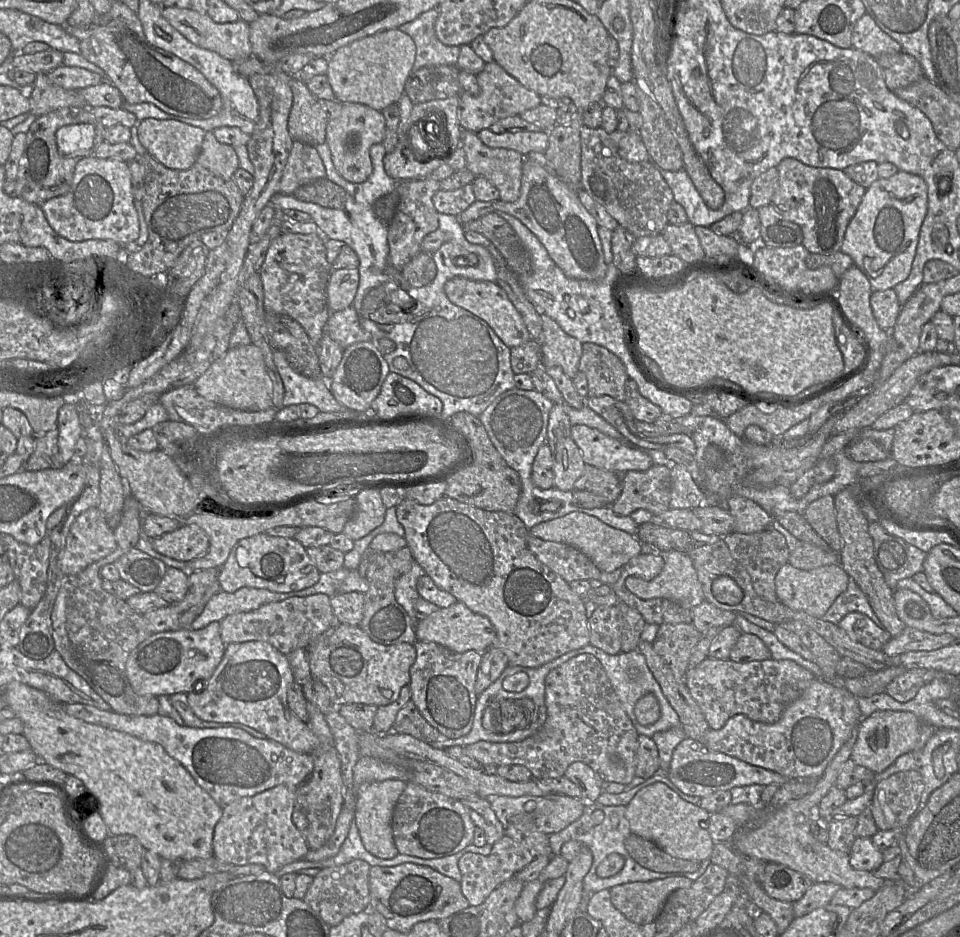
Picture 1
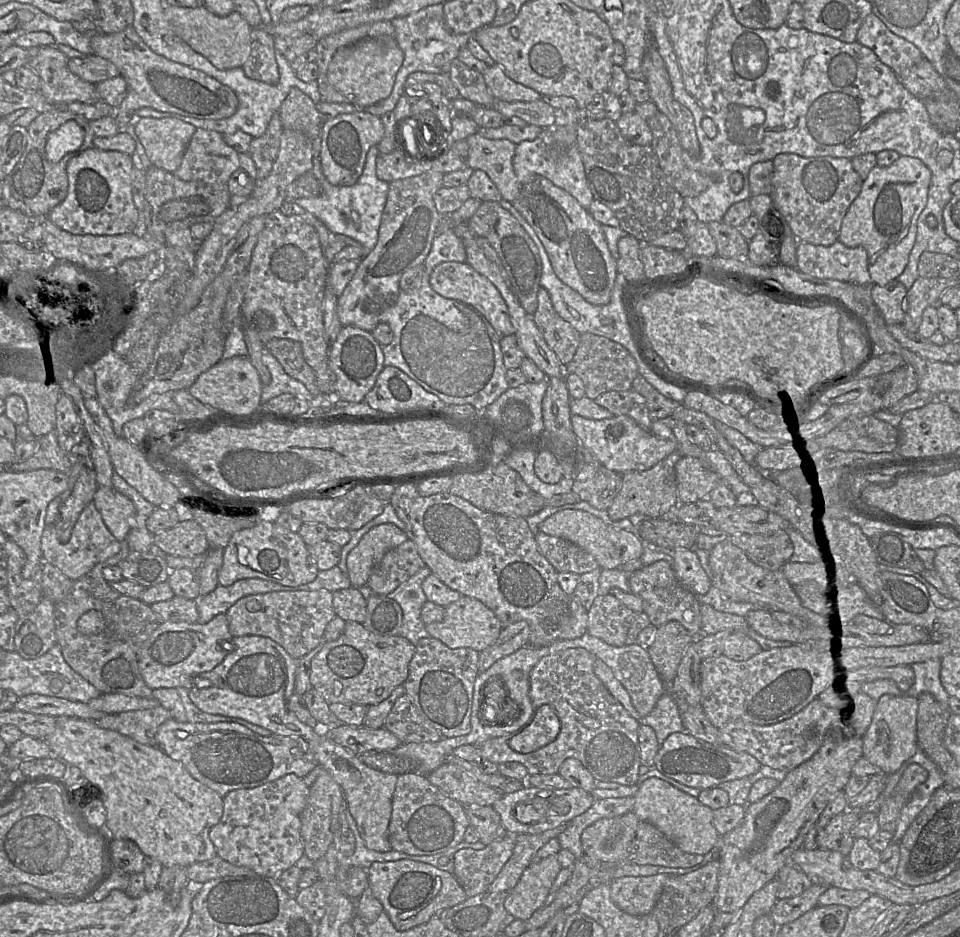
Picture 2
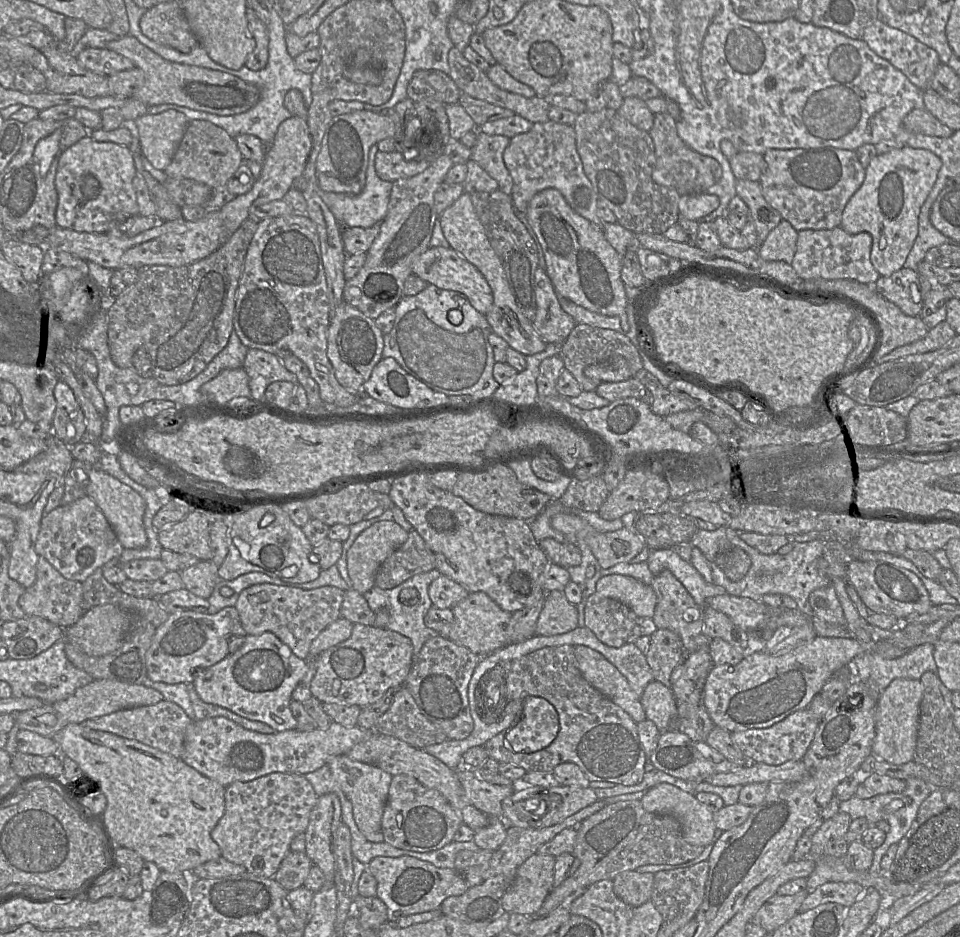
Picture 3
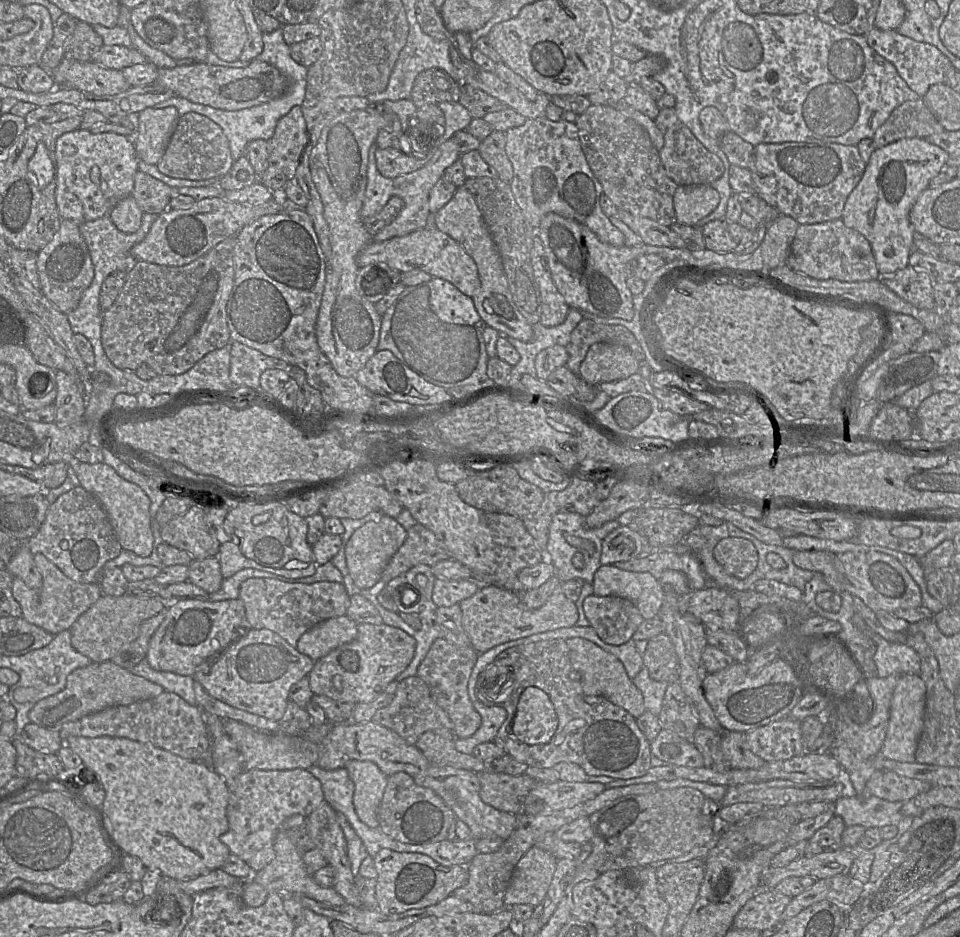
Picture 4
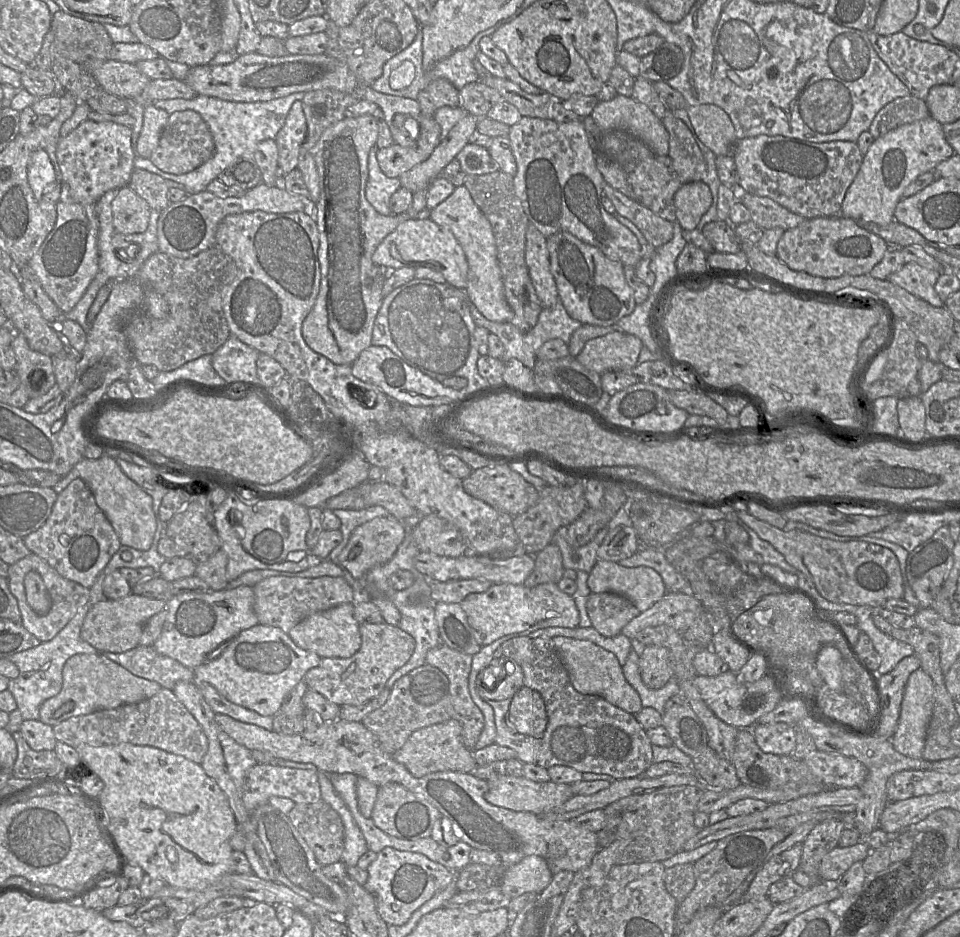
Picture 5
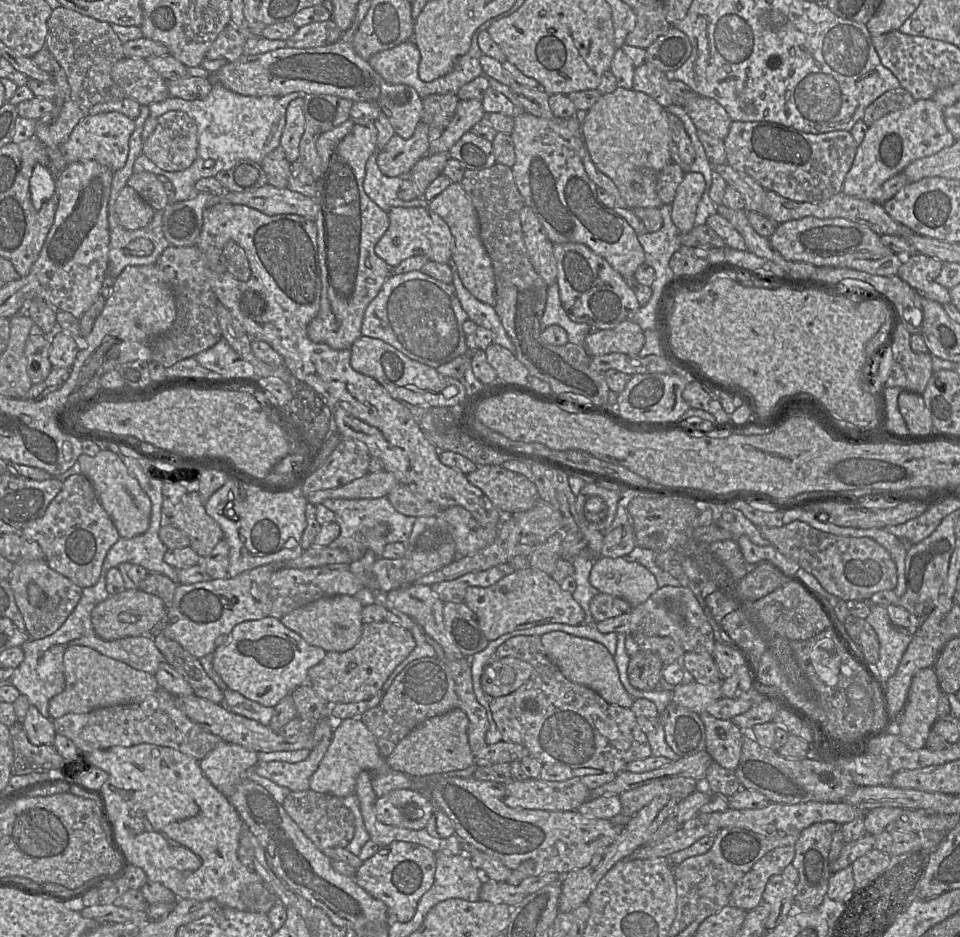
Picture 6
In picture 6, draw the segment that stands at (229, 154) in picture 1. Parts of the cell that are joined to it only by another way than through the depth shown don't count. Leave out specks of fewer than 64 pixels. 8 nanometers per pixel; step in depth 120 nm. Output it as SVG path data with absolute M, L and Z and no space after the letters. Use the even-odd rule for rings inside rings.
M168 111L157 118L152 134L143 142L145 154L157 167L182 171L197 157L197 125L185 112Z

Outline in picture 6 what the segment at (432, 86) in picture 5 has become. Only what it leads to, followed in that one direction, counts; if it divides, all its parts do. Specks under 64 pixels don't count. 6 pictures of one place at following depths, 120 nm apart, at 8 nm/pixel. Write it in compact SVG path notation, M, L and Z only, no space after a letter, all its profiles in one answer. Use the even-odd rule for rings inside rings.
M430 94L422 99L422 121L429 127L446 128L453 118L459 99L457 94Z

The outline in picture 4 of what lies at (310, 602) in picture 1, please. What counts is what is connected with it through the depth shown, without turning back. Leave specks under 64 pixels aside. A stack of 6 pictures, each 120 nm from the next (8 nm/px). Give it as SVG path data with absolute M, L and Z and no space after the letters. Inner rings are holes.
M249 578L241 584L239 598L244 603L246 618L252 629L269 629L295 648L302 634L324 620L346 615L350 605L344 584L329 581L306 584L273 578Z

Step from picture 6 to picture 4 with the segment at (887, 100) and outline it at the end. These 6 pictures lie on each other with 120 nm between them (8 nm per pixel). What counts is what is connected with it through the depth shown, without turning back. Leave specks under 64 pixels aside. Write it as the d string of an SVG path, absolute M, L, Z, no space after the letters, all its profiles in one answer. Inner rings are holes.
M919 98L896 107L872 139L875 148L881 148L900 139L926 138L944 130L922 98Z

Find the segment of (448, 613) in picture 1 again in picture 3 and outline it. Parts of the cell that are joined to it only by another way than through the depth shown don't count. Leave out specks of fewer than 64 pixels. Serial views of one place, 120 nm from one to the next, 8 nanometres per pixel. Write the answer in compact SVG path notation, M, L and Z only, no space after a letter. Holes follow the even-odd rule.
M470 593L465 599L453 606L452 611L454 621L448 634L448 639L452 642L466 647L480 657L512 644L507 636L512 613L501 609L486 593Z

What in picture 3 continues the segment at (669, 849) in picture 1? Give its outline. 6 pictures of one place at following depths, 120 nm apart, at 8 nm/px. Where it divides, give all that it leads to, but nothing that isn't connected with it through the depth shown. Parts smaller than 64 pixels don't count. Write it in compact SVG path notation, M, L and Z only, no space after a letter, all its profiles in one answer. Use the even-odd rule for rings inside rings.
M659 783L649 788L640 802L647 812L674 816L680 822L683 836L689 844L706 847L714 842L716 825L713 813L698 801L695 794L685 792L672 784Z

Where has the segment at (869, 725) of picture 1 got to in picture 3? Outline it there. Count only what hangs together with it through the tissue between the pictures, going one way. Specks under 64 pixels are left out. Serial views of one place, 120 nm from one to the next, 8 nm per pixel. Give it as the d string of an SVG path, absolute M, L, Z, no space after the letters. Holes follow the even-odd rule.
M897 678L881 692L875 710L876 734L872 744L872 755L895 765L914 760L922 697L923 685L920 679Z

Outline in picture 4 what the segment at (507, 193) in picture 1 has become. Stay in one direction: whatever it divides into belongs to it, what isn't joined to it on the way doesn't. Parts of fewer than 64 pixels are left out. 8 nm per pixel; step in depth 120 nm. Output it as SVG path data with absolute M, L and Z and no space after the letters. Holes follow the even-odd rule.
M493 131L481 141L478 151L484 161L496 170L498 177L510 184L513 178L513 167L506 155L505 145L505 132Z

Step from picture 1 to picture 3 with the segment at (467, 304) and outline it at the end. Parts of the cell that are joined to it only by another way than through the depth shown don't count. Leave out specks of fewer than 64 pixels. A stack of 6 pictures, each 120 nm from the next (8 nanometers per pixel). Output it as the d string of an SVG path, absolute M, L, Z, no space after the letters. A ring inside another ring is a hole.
M429 247L415 259L412 273L440 289L463 294L471 305L483 315L486 315L493 306L493 293L485 277L473 264L451 247Z

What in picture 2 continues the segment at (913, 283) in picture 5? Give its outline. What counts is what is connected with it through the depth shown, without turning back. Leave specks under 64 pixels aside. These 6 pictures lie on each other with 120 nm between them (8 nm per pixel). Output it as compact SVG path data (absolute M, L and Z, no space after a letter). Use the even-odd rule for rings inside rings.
M895 279L884 286L871 285L872 300L887 325L902 324L906 313L908 289Z

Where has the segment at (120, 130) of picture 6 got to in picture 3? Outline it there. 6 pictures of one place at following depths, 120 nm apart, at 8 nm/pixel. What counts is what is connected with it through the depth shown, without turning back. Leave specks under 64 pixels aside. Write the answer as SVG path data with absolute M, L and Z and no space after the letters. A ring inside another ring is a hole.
M90 134L80 139L78 142L67 148L61 155L58 161L58 169L56 172L55 186L58 193L58 206L56 208L56 225L61 228L71 229L77 232L90 233L106 233L117 232L118 226L124 223L127 219L139 215L139 207L136 200L135 188L133 179L137 169L134 164L133 155L129 147L116 144L114 142L98 142L94 140Z

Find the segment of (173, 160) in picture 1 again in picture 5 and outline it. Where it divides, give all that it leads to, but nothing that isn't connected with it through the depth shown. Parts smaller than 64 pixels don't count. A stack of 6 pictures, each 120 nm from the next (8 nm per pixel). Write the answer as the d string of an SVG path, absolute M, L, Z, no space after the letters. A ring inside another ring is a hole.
M148 104L144 109L143 126L136 145L136 154L149 159L157 148L170 114Z

